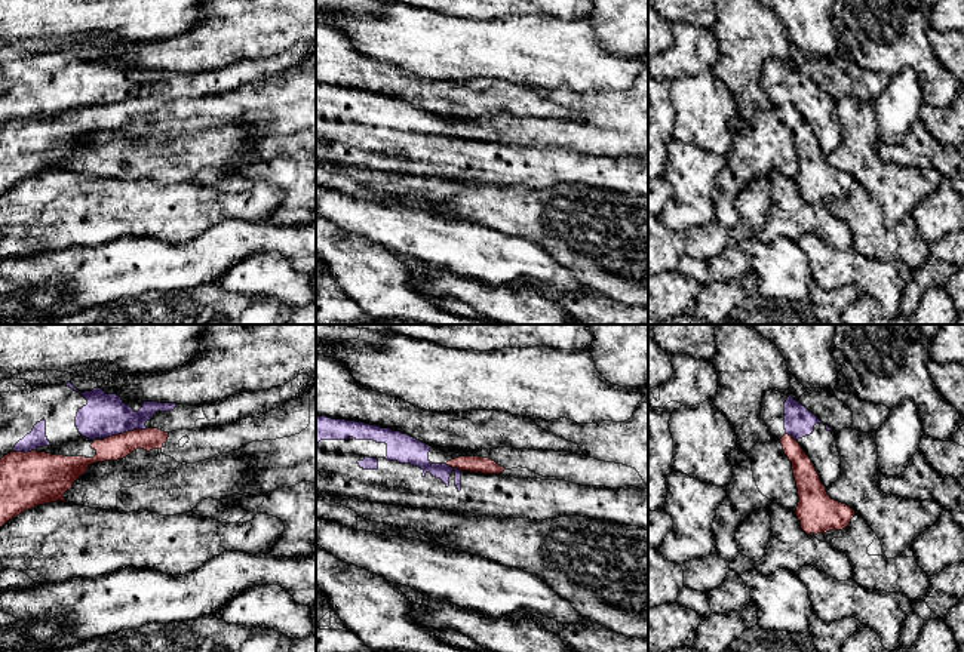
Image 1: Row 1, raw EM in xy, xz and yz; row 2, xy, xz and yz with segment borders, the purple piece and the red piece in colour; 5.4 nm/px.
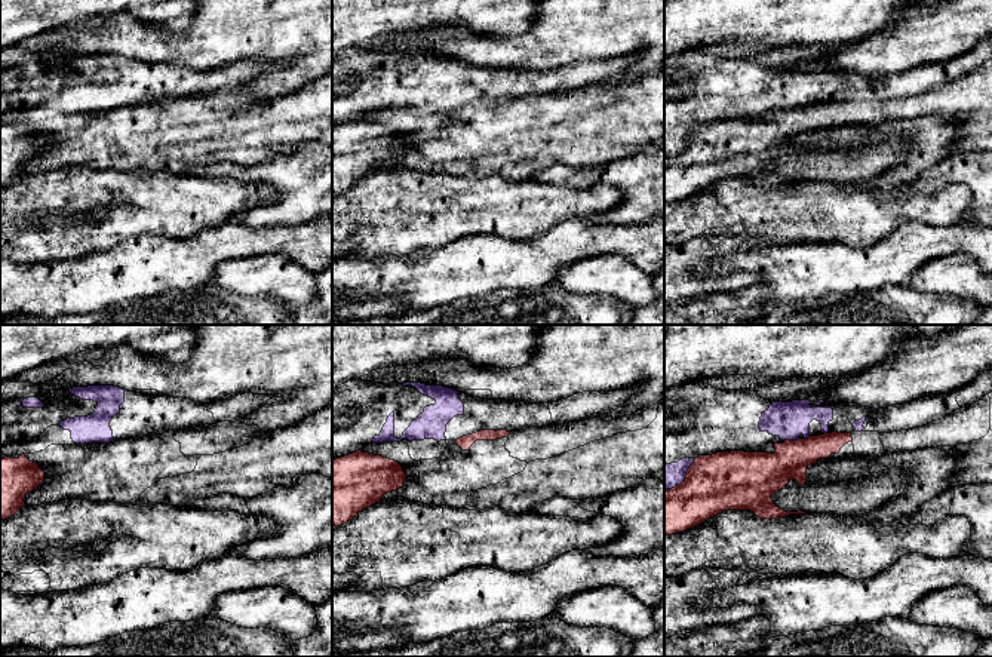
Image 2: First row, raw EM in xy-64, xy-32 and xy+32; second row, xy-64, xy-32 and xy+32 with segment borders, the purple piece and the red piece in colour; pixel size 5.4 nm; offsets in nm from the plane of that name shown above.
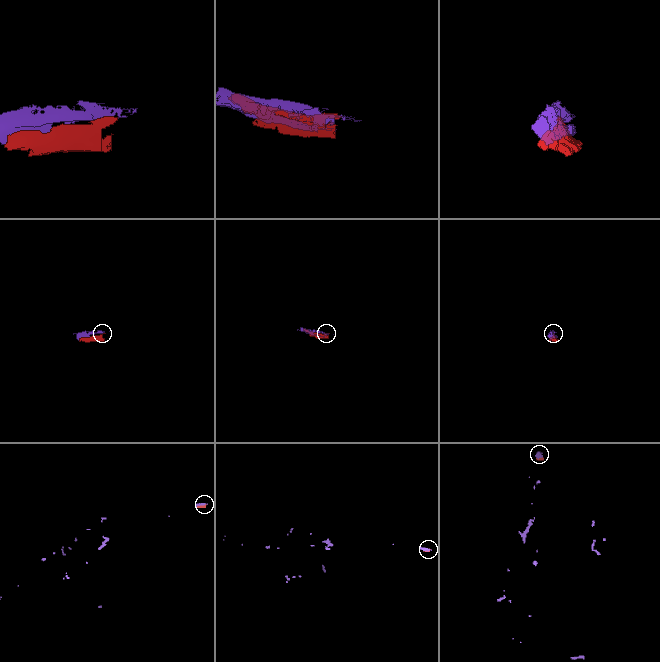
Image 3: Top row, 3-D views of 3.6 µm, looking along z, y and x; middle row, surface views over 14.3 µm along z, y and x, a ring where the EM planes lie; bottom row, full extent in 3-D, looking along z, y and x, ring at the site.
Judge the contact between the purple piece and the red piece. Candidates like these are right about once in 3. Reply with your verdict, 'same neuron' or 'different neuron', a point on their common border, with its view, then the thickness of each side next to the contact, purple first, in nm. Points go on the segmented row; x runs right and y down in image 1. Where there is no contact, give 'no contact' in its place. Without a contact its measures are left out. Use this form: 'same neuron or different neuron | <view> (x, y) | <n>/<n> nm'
different neuron | xy (125, 431) | 240/130 nm

